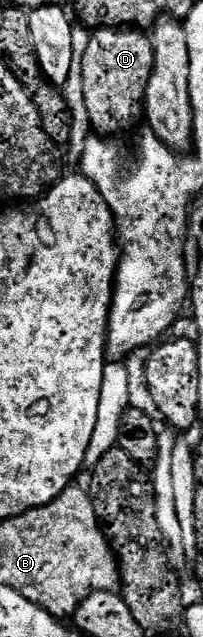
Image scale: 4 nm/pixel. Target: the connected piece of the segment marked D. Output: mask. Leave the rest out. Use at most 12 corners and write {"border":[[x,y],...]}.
{"border":[[146,31],[90,33],[82,77],[96,133],[140,119],[153,70]]}

